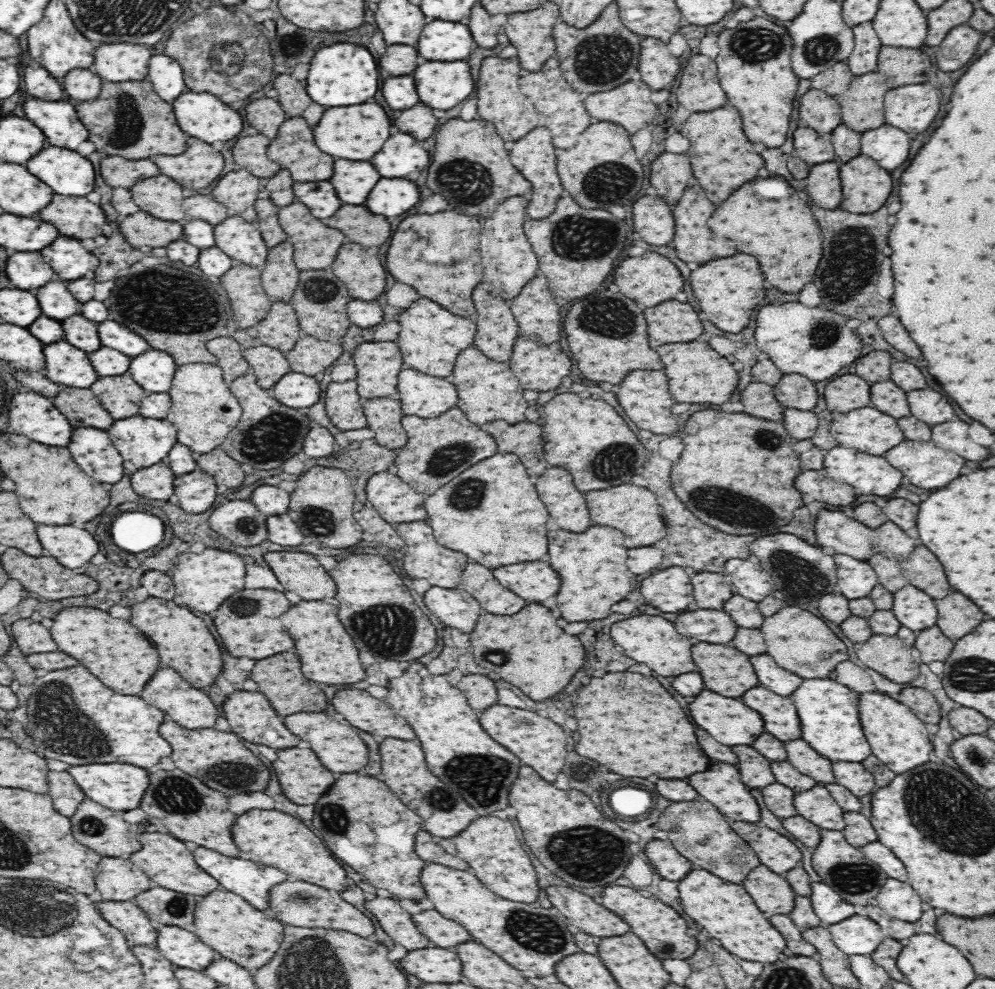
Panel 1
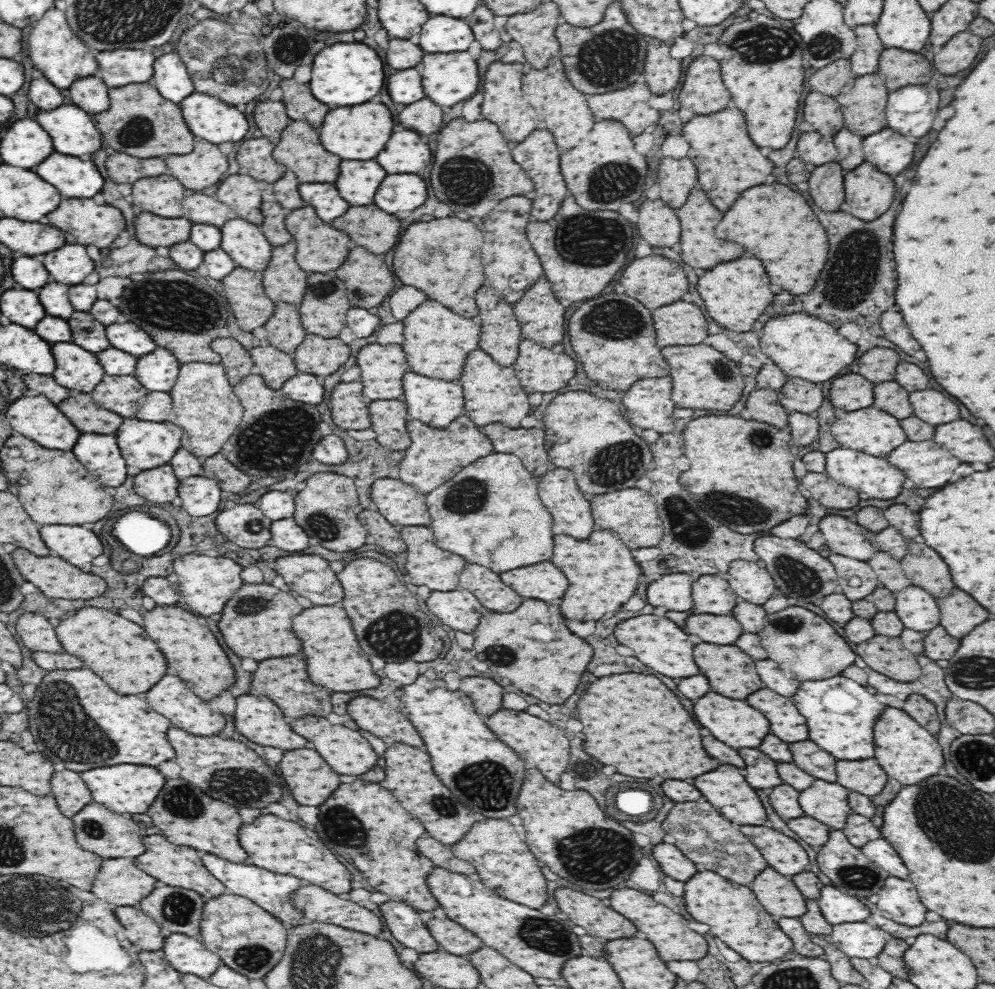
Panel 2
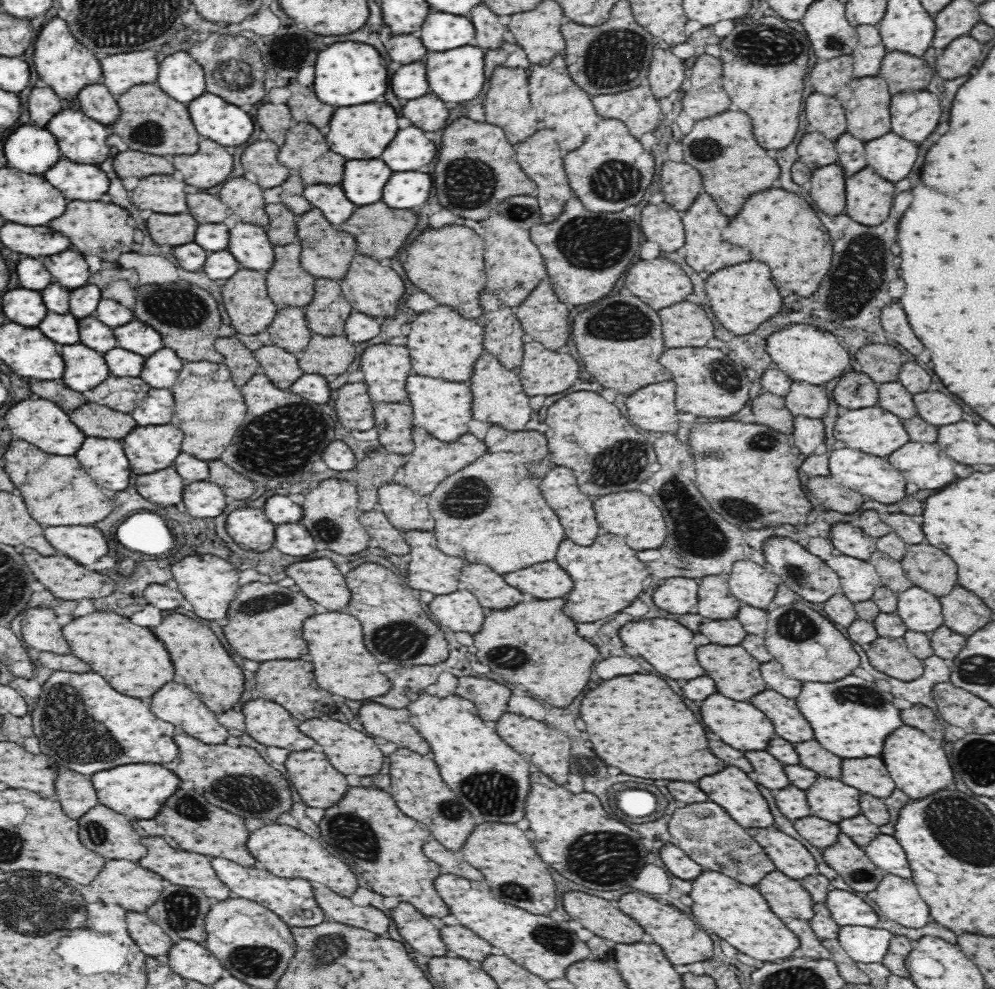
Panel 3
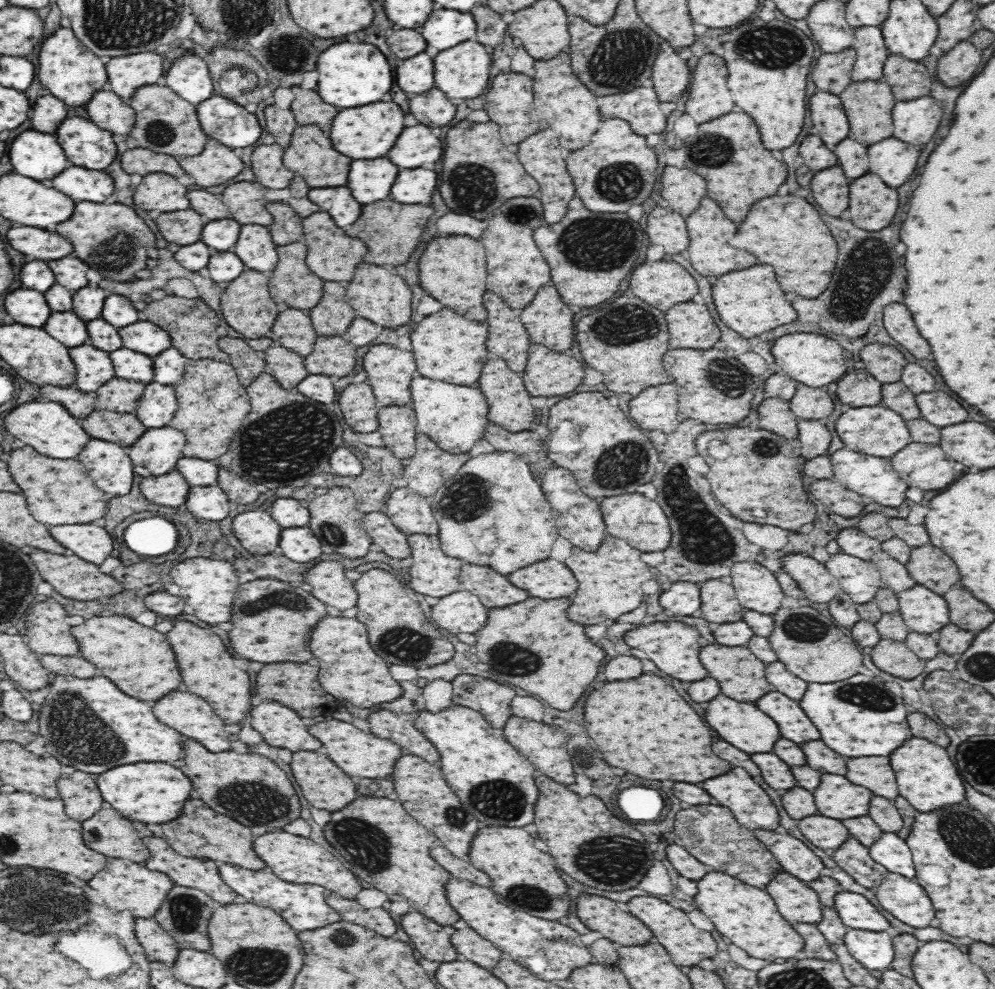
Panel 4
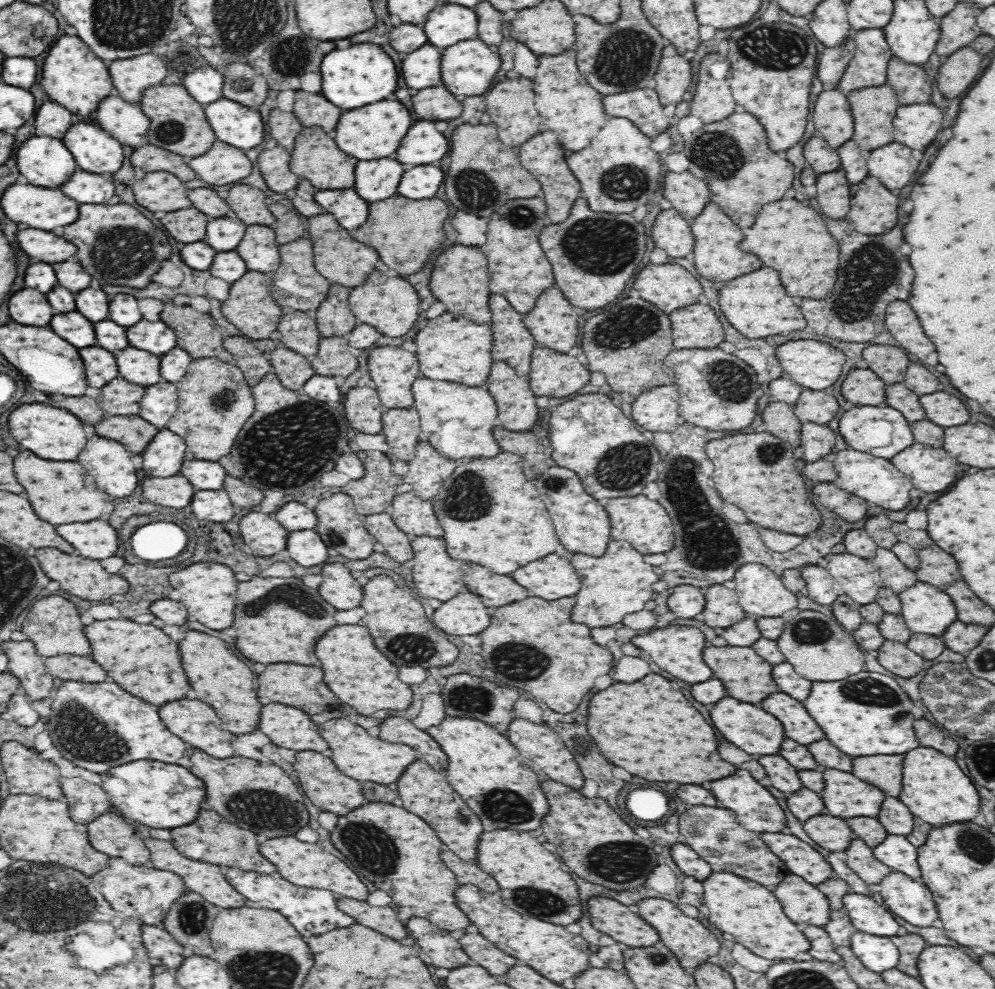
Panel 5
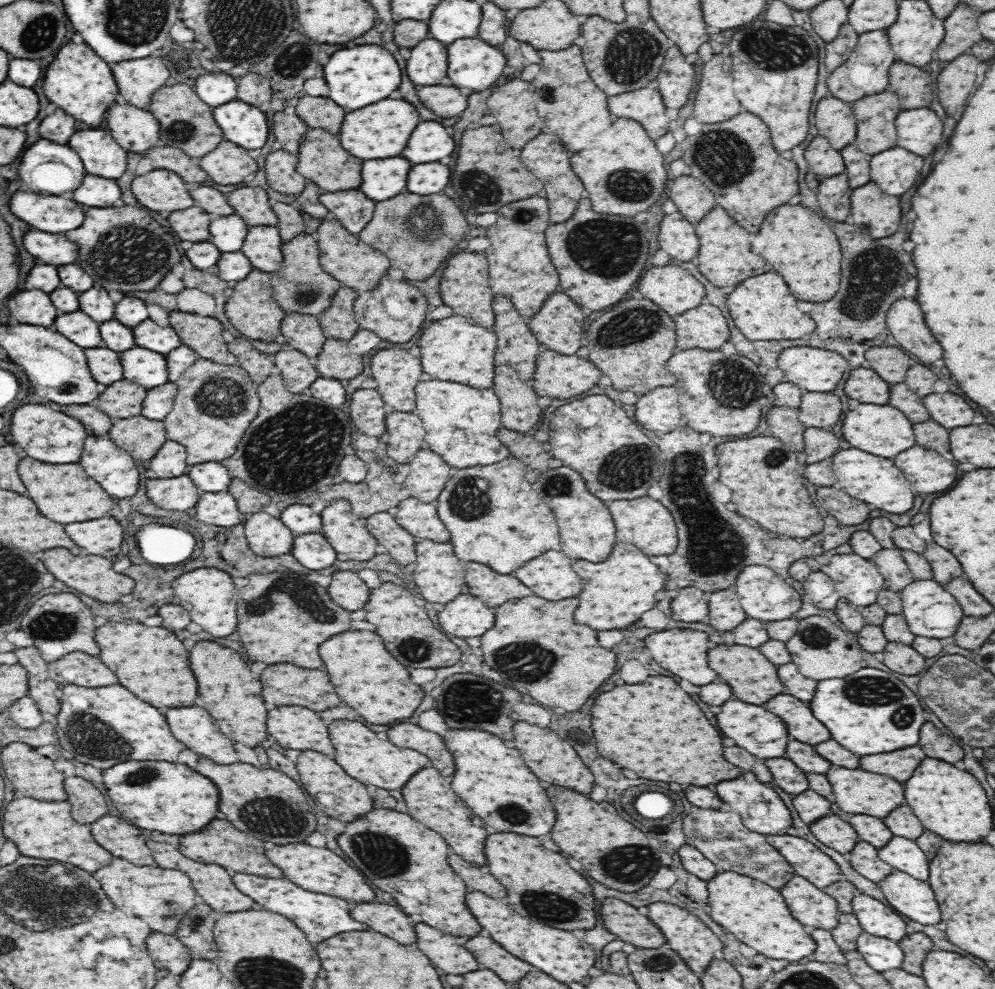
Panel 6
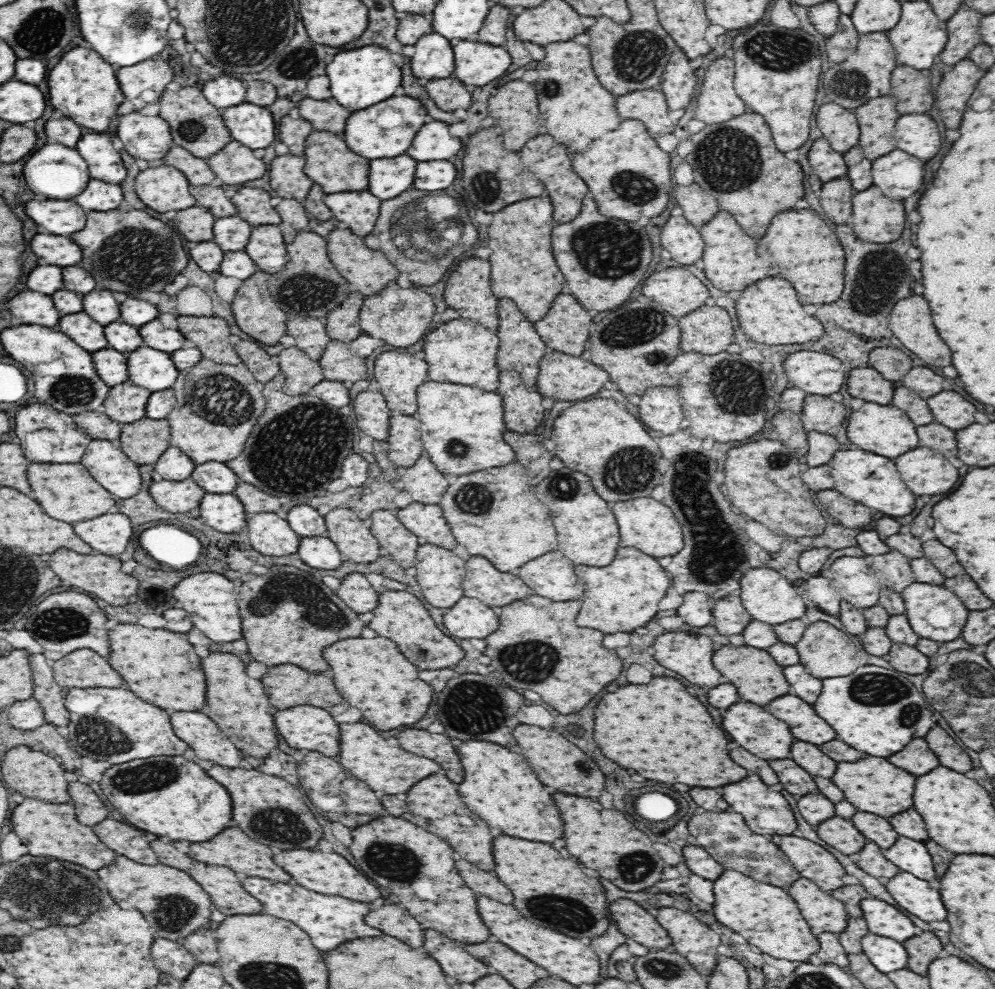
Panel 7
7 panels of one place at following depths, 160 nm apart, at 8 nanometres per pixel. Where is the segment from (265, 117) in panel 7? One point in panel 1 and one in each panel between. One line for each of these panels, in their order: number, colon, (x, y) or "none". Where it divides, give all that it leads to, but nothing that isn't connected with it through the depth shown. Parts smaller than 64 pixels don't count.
1: (201, 114)
2: (209, 118)
3: (227, 124)
4: (220, 118)
5: (233, 123)
6: (246, 125)

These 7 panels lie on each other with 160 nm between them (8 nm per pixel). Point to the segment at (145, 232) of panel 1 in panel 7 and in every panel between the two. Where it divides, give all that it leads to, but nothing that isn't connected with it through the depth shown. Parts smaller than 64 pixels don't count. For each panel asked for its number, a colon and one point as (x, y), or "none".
2: (153, 231)
3: (174, 230)
4: (183, 227)
5: (188, 225)
6: (191, 224)
7: (195, 223)

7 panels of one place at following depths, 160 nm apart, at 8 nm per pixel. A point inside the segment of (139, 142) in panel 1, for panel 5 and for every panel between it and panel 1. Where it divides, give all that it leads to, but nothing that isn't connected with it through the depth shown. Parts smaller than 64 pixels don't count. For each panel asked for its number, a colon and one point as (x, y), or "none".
2: (155, 123)
3: (145, 110)
4: (164, 122)
5: (178, 123)

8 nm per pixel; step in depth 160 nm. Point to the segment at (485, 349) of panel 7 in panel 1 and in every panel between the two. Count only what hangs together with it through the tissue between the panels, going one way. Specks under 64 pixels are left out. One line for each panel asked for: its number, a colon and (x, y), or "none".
1: (431, 338)
2: (436, 341)
3: (442, 344)
4: (446, 346)
5: (451, 348)
6: (455, 349)

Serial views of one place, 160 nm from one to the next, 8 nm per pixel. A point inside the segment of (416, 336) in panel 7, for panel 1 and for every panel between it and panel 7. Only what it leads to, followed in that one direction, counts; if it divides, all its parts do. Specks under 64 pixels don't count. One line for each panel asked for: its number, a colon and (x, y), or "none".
1: (364, 276)
2: (368, 281)
3: (369, 287)
4: (376, 295)
5: (390, 304)
6: (394, 310)

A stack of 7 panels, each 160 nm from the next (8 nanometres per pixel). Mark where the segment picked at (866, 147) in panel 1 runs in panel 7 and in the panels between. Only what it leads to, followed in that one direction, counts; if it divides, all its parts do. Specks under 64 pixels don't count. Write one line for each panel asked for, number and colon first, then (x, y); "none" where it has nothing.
2: (890, 152)
3: (892, 157)
4: (893, 160)
5: (895, 165)
6: (895, 170)
7: (898, 175)

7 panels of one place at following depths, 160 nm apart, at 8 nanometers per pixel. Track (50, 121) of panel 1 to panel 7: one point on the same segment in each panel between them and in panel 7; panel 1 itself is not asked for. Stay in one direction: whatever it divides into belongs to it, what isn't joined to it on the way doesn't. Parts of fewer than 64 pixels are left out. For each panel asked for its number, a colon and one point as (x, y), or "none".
2: (73, 131)
3: (81, 138)
4: (86, 144)
5: (95, 150)
6: (102, 155)
7: (105, 163)

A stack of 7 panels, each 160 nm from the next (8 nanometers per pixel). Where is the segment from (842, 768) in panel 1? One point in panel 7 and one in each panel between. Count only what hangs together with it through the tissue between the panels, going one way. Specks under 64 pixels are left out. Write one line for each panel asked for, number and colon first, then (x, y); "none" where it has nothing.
2: (865, 776)
3: (871, 776)
4: (875, 773)
5: (885, 772)
6: (899, 765)
7: (916, 758)

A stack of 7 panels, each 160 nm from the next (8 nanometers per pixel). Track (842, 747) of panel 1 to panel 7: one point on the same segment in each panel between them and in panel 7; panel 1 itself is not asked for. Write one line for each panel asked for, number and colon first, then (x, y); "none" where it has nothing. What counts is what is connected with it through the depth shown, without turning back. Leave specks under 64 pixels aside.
2: (840, 714)
3: (851, 717)
4: (860, 716)
5: (867, 714)
6: (894, 725)
7: (878, 711)

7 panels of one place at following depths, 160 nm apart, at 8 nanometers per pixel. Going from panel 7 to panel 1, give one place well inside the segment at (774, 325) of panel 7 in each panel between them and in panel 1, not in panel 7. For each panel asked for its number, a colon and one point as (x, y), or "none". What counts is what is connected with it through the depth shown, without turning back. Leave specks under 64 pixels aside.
1: (731, 312)
2: (735, 293)
3: (743, 296)
4: (750, 301)
5: (758, 306)
6: (762, 307)

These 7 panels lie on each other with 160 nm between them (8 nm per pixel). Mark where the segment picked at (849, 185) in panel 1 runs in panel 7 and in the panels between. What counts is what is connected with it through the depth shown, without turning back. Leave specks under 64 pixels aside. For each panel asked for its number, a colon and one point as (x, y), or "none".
2: (869, 192)
3: (869, 197)
4: (872, 206)
5: (874, 210)
6: (870, 206)
7: (877, 219)

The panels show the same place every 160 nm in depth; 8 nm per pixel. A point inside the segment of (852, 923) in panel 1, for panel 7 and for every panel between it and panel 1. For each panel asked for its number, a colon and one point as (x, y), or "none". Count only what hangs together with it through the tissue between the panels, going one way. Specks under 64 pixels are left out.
2: (861, 939)
3: (864, 944)
4: (874, 950)
5: (878, 953)
6: (882, 954)
7: (886, 954)

